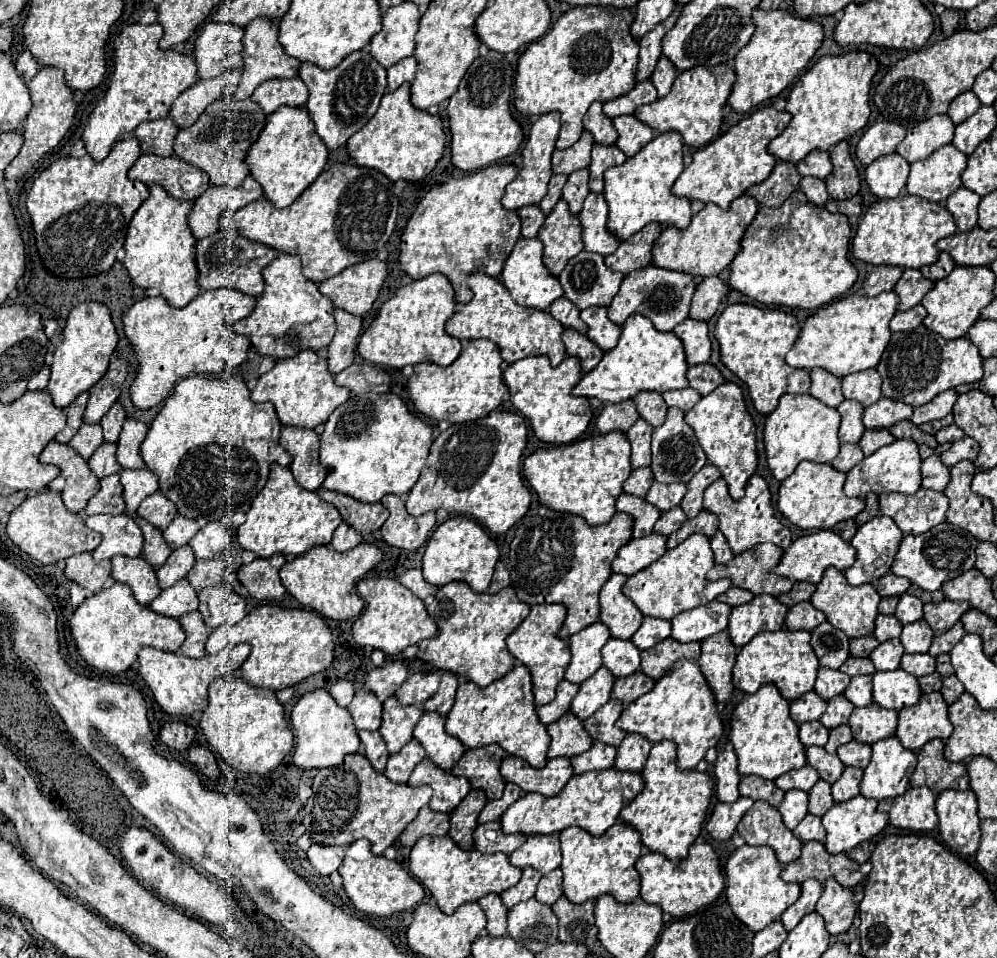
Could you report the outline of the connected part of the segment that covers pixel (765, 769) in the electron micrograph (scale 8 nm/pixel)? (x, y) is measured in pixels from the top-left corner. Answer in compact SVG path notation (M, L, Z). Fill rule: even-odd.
M766 683L754 695L744 697L732 713L728 737L738 755L738 771L742 775L758 775L772 781L806 765L806 747L798 737L796 721L790 717L790 703L774 683Z

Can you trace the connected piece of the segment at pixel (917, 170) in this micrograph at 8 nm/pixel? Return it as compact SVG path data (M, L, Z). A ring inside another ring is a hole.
M946 145L934 151L928 159L910 165L906 191L910 195L942 203L962 187L960 175L964 173L966 163L966 155L962 155L954 145Z

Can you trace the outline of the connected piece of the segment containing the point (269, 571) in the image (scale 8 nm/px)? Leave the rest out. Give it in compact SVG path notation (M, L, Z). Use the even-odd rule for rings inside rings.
M272 555L272 557L258 557L250 565L242 565L238 571L240 583L248 589L248 593L258 601L272 601L278 603L286 587L280 581L280 569L286 563L286 555Z

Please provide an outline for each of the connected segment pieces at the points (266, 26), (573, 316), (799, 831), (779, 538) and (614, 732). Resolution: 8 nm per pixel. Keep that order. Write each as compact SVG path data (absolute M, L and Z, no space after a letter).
M266 17L254 19L250 25L246 25L246 35L244 35L244 73L242 79L238 83L238 89L234 93L234 97L224 97L226 101L240 101L240 99L248 99L254 89L268 79L290 79L298 75L300 69L300 61L294 61L294 57L286 57L286 51L282 49L282 45L278 45L278 23L270 21Z
M560 297L558 301L554 301L554 305L550 305L550 313L564 327L572 327L580 333L586 333L586 325L582 325L582 319L580 319L580 309L574 309L574 305L570 305L570 301L566 301L566 297Z
M808 813L808 815L798 823L798 827L794 829L794 835L796 835L802 843L812 841L812 839L824 841L824 827L822 827L822 823L820 823L820 817Z
M754 473L750 479L748 479L748 485L746 485L746 495L740 499L740 501L734 501L726 489L726 481L718 479L714 481L710 487L706 487L704 491L704 509L710 509L712 513L718 515L718 521L720 521L720 531L724 533L724 537L728 539L730 543L730 549L734 551L734 555L740 555L742 551L748 551L752 549L754 545L758 543L764 543L764 541L770 541L782 549L786 549L790 543L792 543L792 535L790 535L790 529L784 527L780 523L780 519L776 517L774 513L774 507L772 507L772 495L770 495L770 489L768 489L768 483L758 475Z
M610 699L602 709L598 709L598 713L594 713L594 717L588 717L584 721L586 731L602 743L608 743L612 747L618 747L622 743L622 739L626 737L626 733L622 729L616 727L616 719L622 713L622 701L614 701Z

